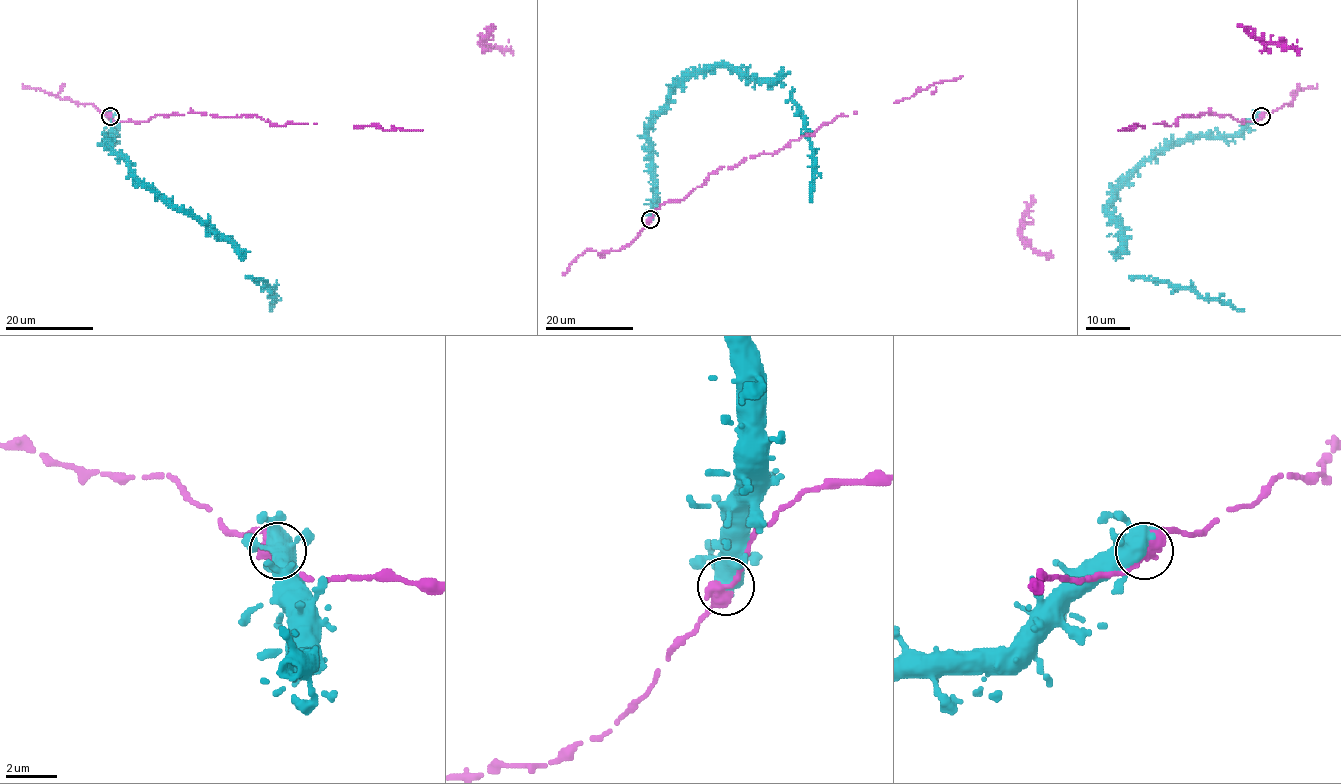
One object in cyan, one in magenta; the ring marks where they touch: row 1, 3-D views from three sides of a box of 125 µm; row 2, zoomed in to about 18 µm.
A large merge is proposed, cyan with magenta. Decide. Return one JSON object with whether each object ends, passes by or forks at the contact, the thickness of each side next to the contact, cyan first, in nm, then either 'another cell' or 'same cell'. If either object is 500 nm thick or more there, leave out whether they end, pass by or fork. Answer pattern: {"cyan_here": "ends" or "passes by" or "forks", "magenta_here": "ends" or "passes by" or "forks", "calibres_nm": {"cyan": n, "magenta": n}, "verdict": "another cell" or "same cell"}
{"cyan_here": "forks", "magenta_here": "passes by", "calibres_nm": {"cyan": 360, "magenta": 480}, "verdict": "another cell"}

